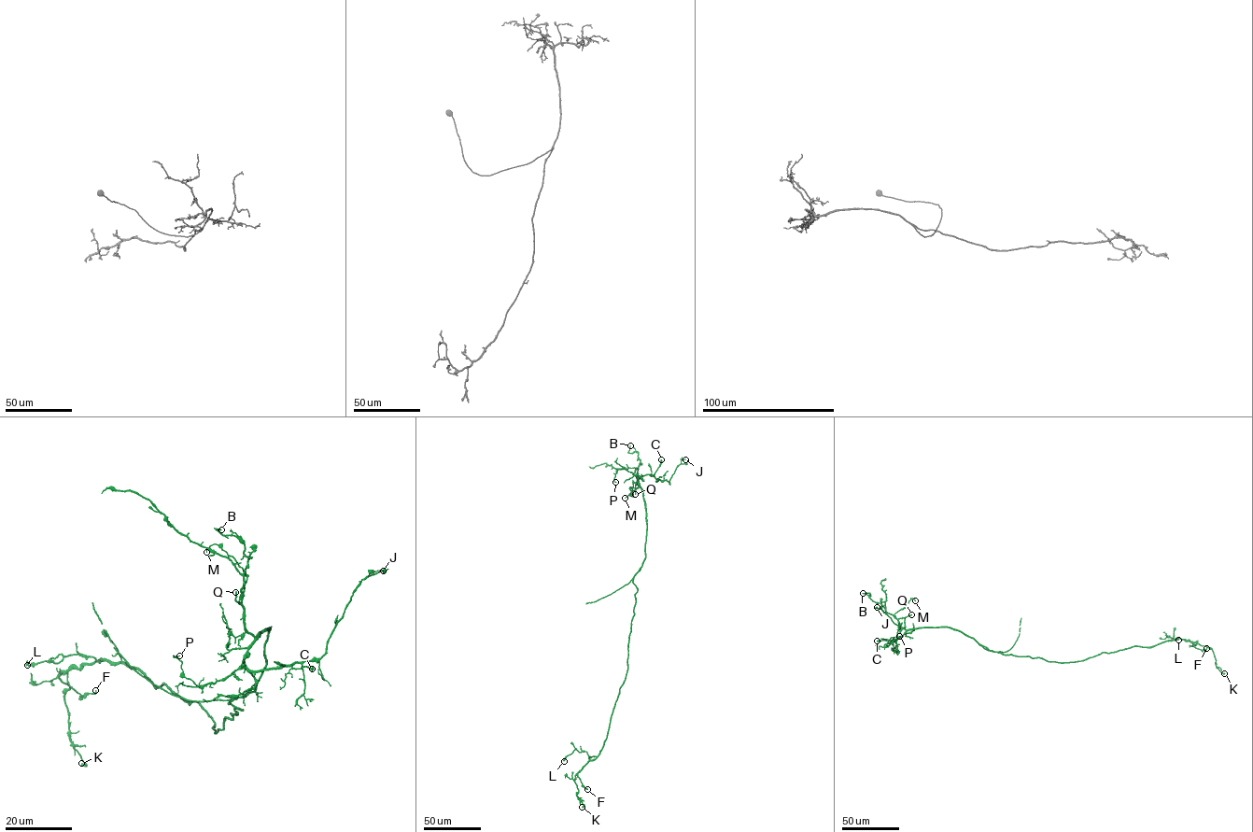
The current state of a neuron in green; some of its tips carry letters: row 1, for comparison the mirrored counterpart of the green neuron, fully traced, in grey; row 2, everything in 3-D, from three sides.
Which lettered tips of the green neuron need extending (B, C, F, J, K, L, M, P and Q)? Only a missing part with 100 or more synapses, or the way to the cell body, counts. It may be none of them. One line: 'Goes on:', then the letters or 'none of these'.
Goes on: none of these

